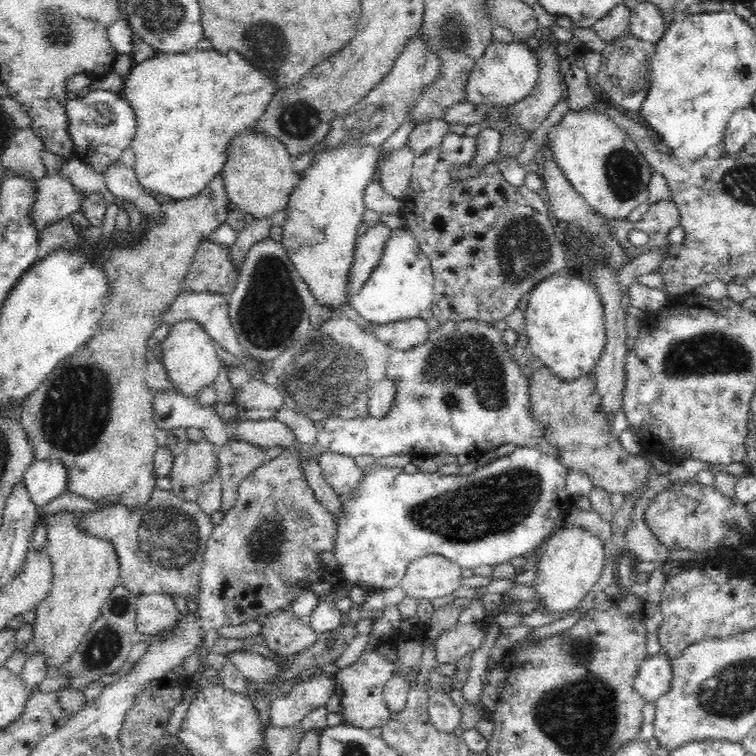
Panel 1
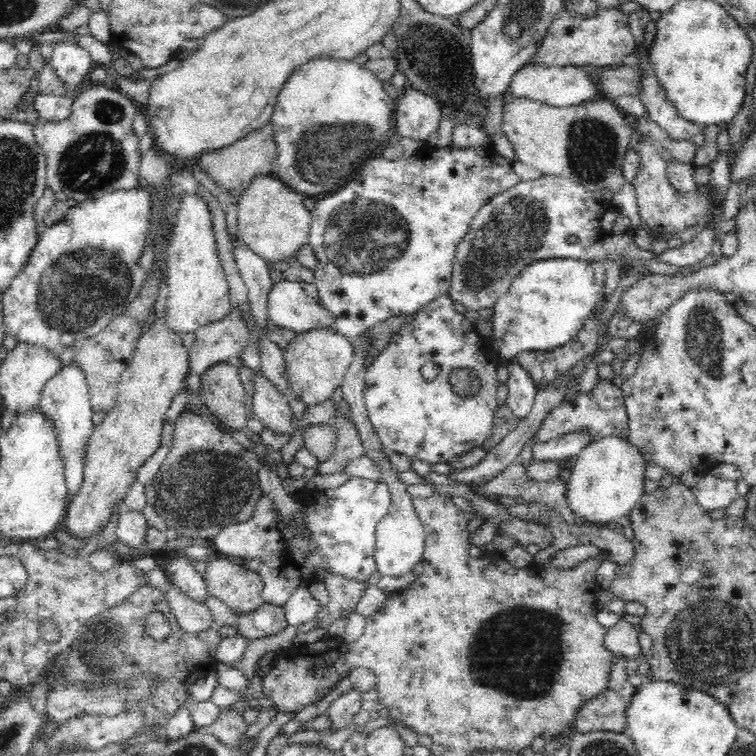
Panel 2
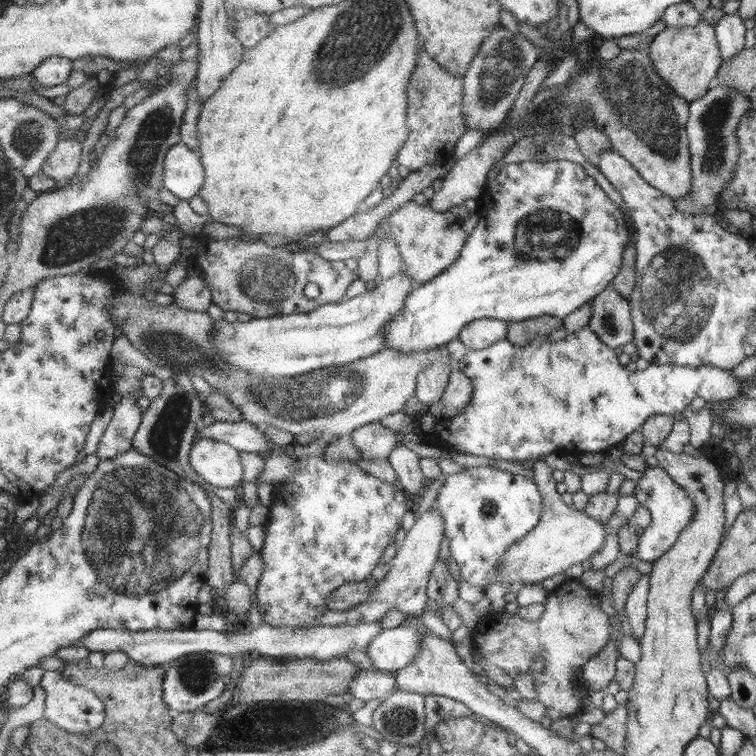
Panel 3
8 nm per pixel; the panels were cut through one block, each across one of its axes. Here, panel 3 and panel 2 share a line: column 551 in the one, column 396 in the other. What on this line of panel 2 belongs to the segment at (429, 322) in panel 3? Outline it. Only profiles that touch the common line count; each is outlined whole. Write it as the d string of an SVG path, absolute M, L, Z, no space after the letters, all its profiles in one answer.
M423 144L421 149L410 158L393 161L379 155L372 158L372 160L368 160L353 176L353 179L344 185L344 188L338 189L335 193L332 193L332 196L316 200L314 209L311 210L312 226L309 232L308 244L321 263L314 272L315 284L316 289L318 289L319 304L324 306L328 313L332 313L331 332L339 333L346 338L364 335L368 330L389 320L391 317L413 316L434 300L447 296L458 243L469 231L472 218L497 193L506 192L513 185L520 184L520 181L520 177L514 173L513 161L500 155L491 147L458 148L448 146L448 148L432 149L429 145Z

